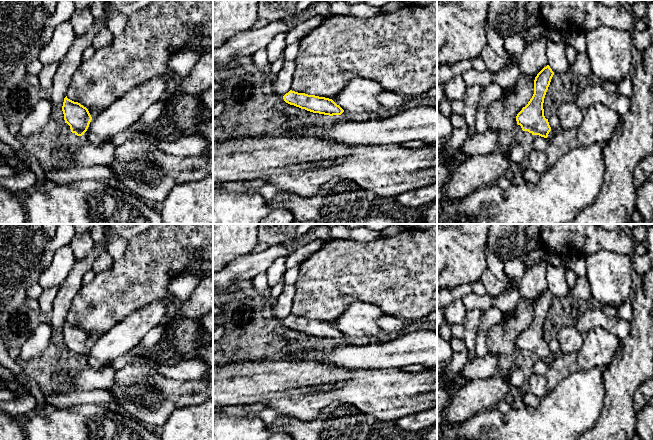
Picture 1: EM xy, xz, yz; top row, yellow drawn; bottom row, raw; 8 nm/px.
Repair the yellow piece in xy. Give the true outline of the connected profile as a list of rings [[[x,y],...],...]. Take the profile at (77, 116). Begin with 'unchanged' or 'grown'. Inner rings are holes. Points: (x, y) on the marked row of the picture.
unchanged; [[[64,98],[62,111],[65,123],[70,126],[71,132],[77,136],[82,136],[87,131],[92,117],[86,107],[78,102]]]

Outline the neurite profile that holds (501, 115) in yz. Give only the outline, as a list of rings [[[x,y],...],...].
[[[521,74],[514,85],[506,88],[509,94],[505,99],[501,96],[488,106],[488,128],[503,134],[517,125],[517,114],[528,104],[534,94],[534,80]]]

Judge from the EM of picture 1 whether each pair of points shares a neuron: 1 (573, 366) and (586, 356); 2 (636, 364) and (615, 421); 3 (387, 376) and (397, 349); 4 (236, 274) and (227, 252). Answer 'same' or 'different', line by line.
1: different
2: same
3: different
4: different

